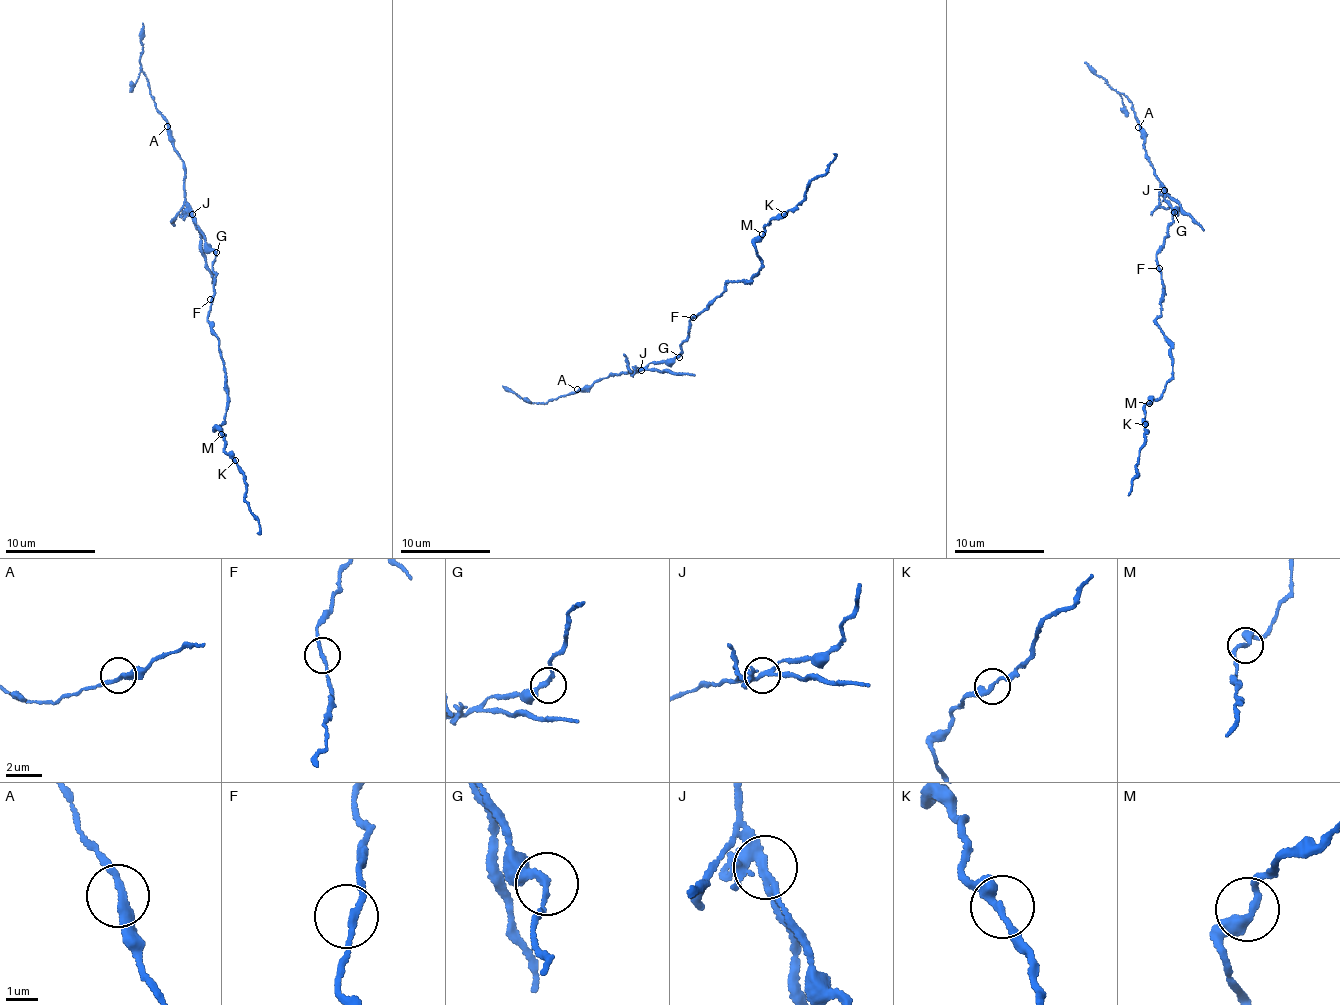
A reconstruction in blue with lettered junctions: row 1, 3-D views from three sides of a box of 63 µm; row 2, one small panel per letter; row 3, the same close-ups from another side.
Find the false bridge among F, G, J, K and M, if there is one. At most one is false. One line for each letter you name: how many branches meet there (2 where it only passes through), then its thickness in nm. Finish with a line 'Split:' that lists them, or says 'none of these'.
J: 5 branches meet; 240 nm thick
Split: J

